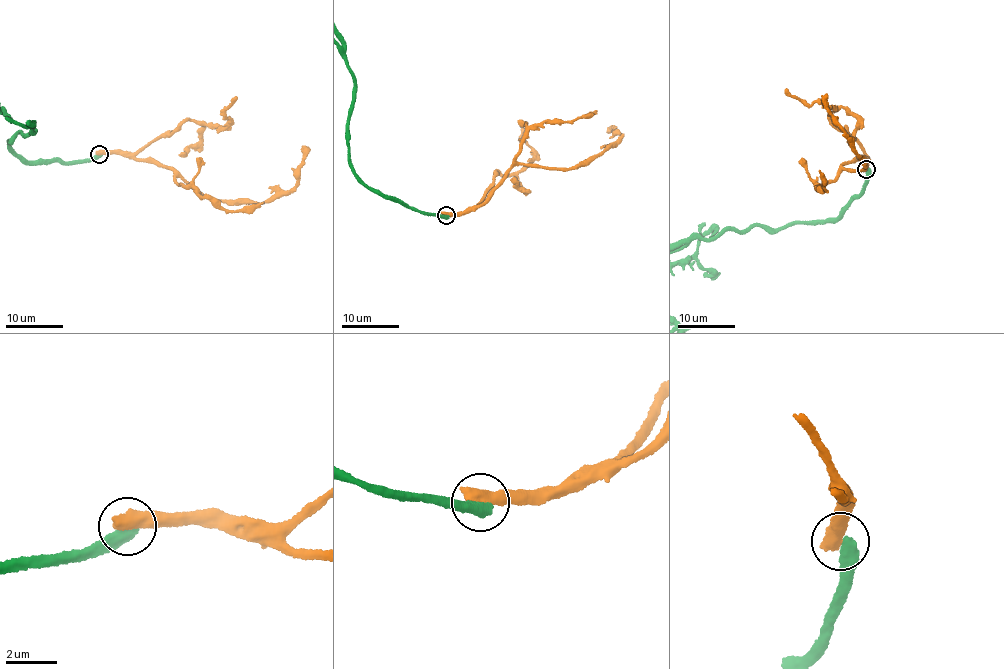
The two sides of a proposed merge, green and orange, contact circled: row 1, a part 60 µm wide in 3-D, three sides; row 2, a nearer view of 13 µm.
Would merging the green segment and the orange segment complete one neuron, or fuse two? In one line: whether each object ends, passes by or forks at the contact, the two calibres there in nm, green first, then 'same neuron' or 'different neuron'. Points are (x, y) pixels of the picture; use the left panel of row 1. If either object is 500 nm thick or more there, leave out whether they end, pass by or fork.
calibres 500 and 650 nm; different neuron

